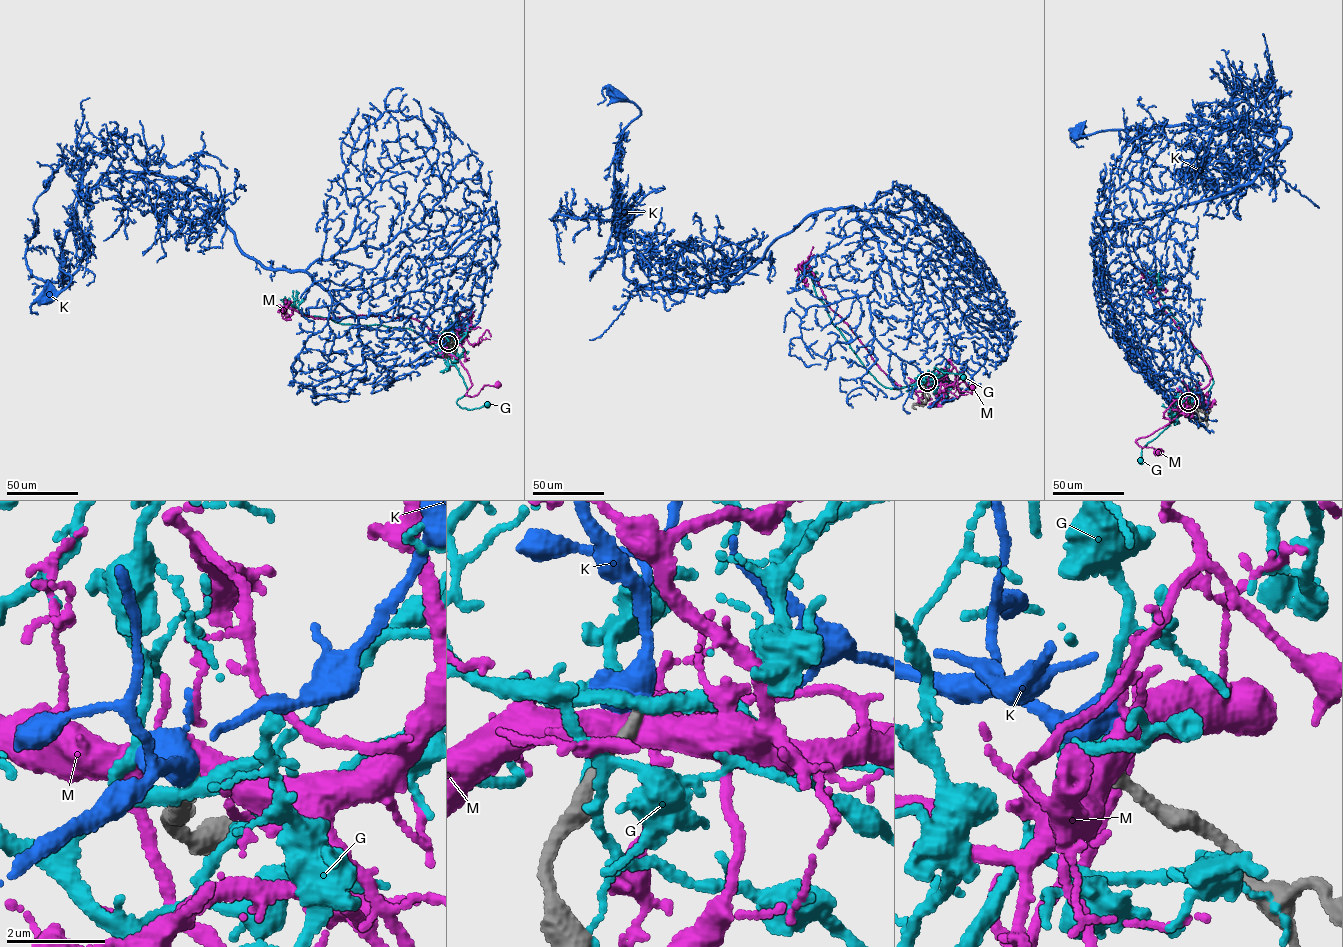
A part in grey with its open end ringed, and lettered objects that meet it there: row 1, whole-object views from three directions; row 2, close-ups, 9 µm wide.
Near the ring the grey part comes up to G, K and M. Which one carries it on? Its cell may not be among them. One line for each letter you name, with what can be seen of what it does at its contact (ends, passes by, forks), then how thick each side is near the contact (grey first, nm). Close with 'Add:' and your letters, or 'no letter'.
K: It forks there. Thickness 280 nm (grey) against 360 nm
Add: K

